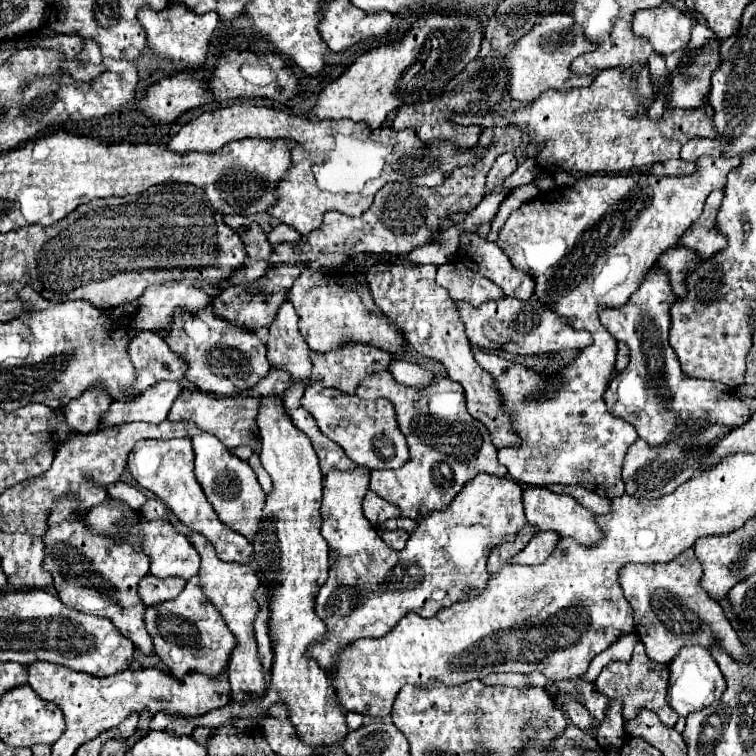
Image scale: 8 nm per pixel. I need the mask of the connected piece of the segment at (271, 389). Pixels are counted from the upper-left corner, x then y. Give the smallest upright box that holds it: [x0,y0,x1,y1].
[250,367,292,397]

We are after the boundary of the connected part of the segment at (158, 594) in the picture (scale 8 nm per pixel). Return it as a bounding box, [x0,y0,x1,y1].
[138,575,186,605]

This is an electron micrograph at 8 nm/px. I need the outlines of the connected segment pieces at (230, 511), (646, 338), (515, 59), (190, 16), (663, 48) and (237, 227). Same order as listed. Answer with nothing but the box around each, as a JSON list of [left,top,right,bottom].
[[192,433,266,539],[600,265,750,447],[506,13,596,103],[138,3,218,69],[632,5,696,55],[224,215,272,261]]

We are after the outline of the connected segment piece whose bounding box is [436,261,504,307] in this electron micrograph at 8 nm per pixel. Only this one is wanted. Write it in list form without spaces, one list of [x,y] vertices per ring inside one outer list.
[[[446,263],[438,267],[436,283],[444,287],[454,301],[466,301],[474,307],[486,303],[488,299],[502,297],[502,289],[494,285],[490,279],[478,275],[476,271],[470,271],[462,263]]]

